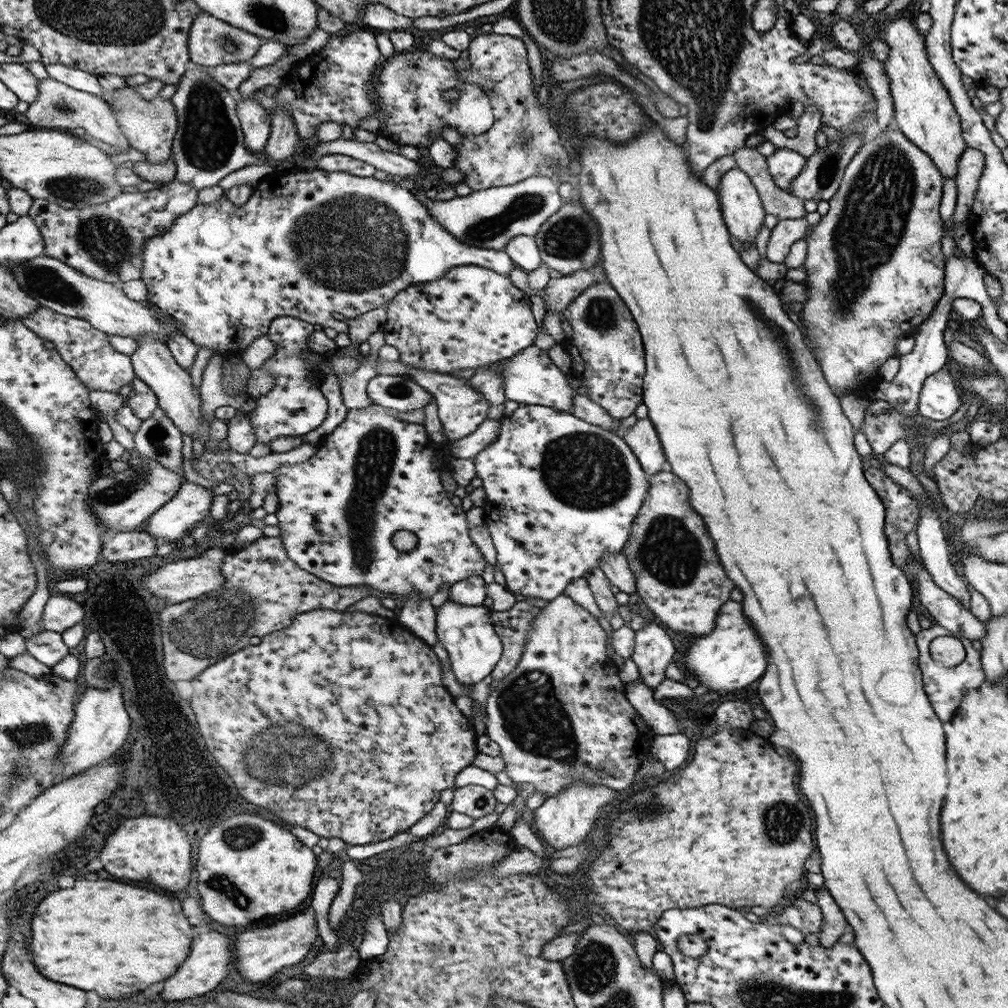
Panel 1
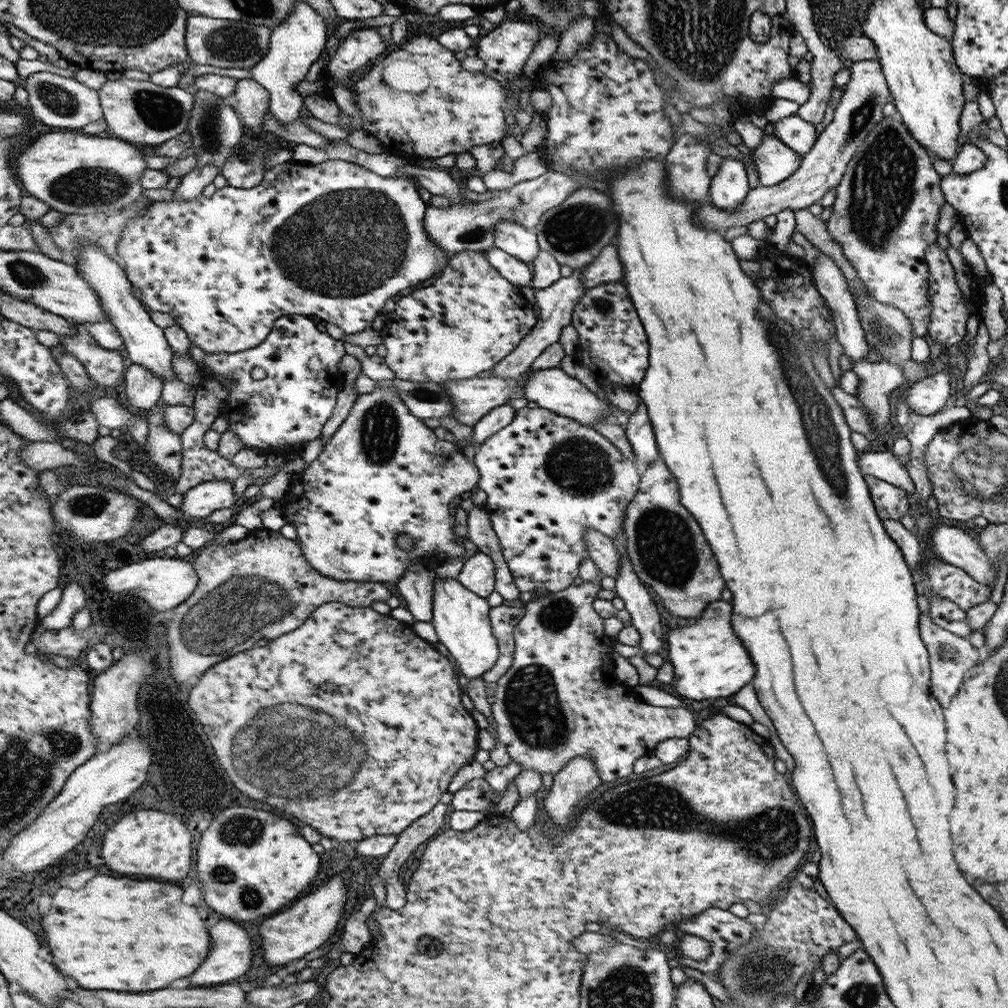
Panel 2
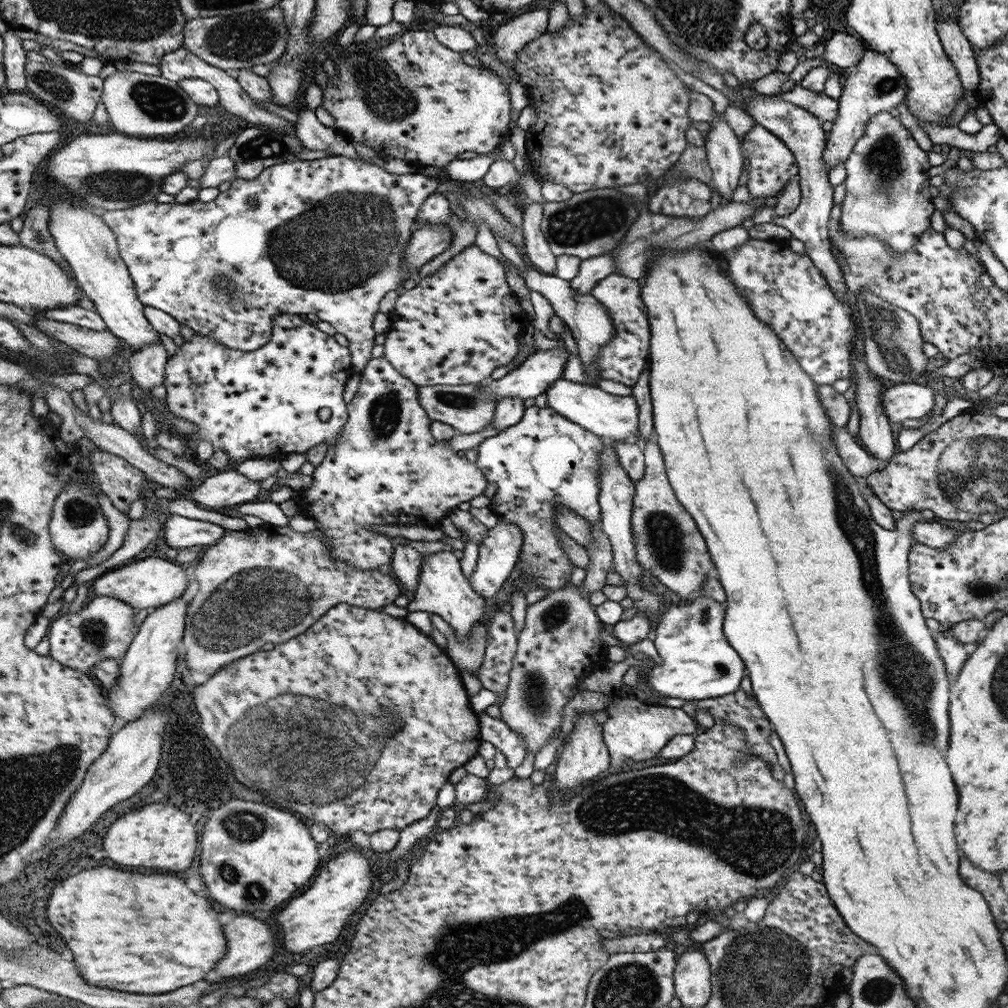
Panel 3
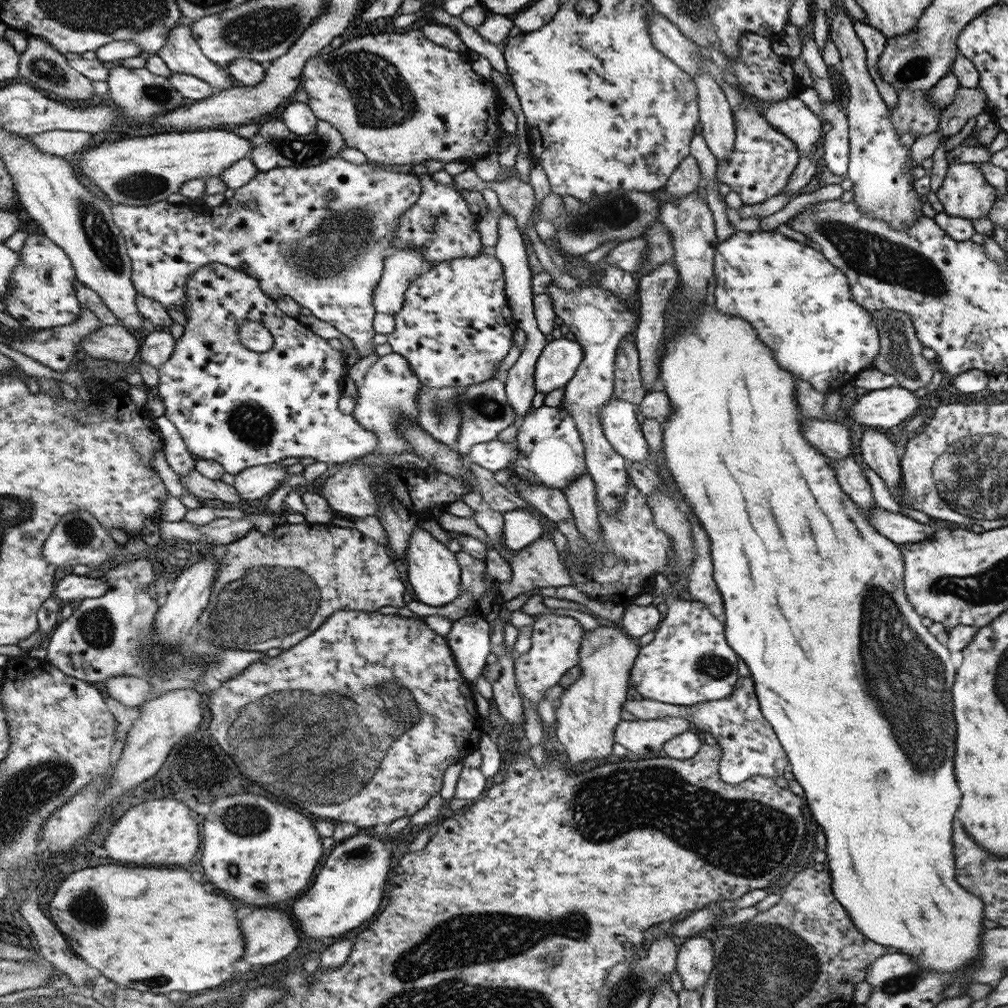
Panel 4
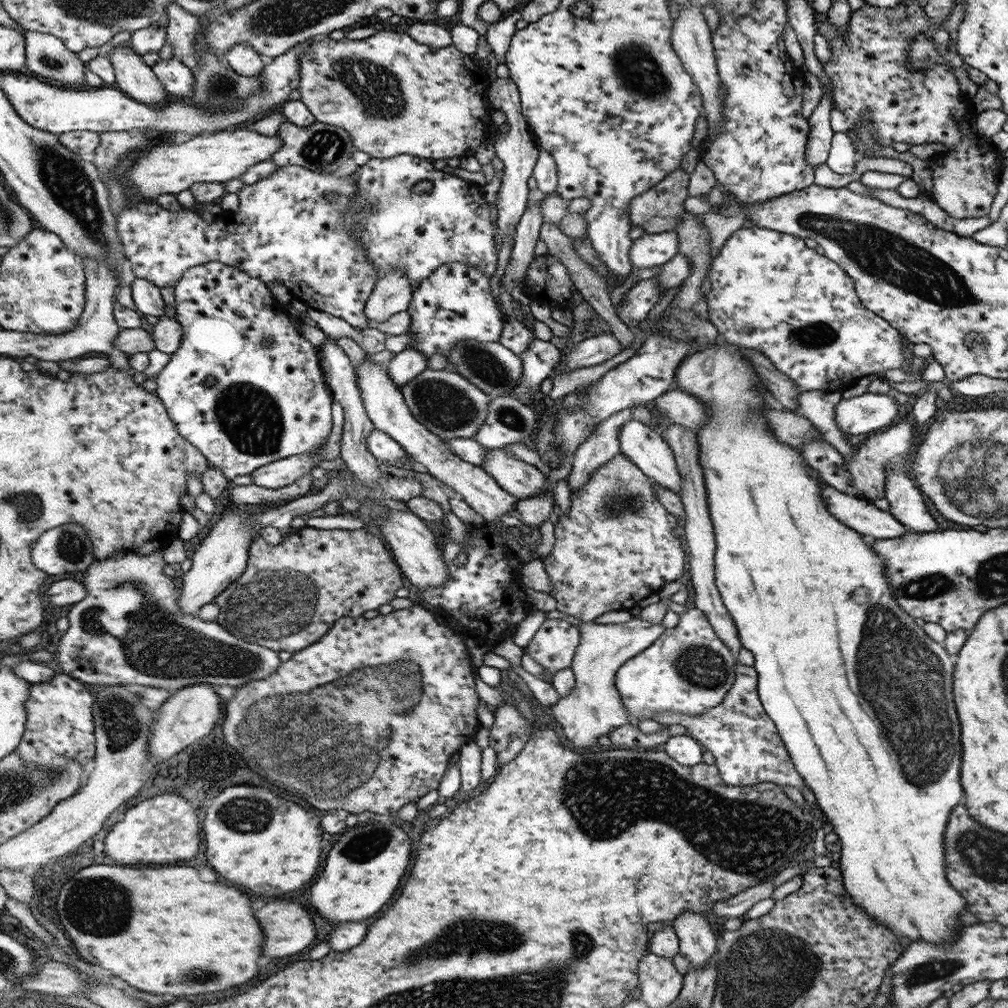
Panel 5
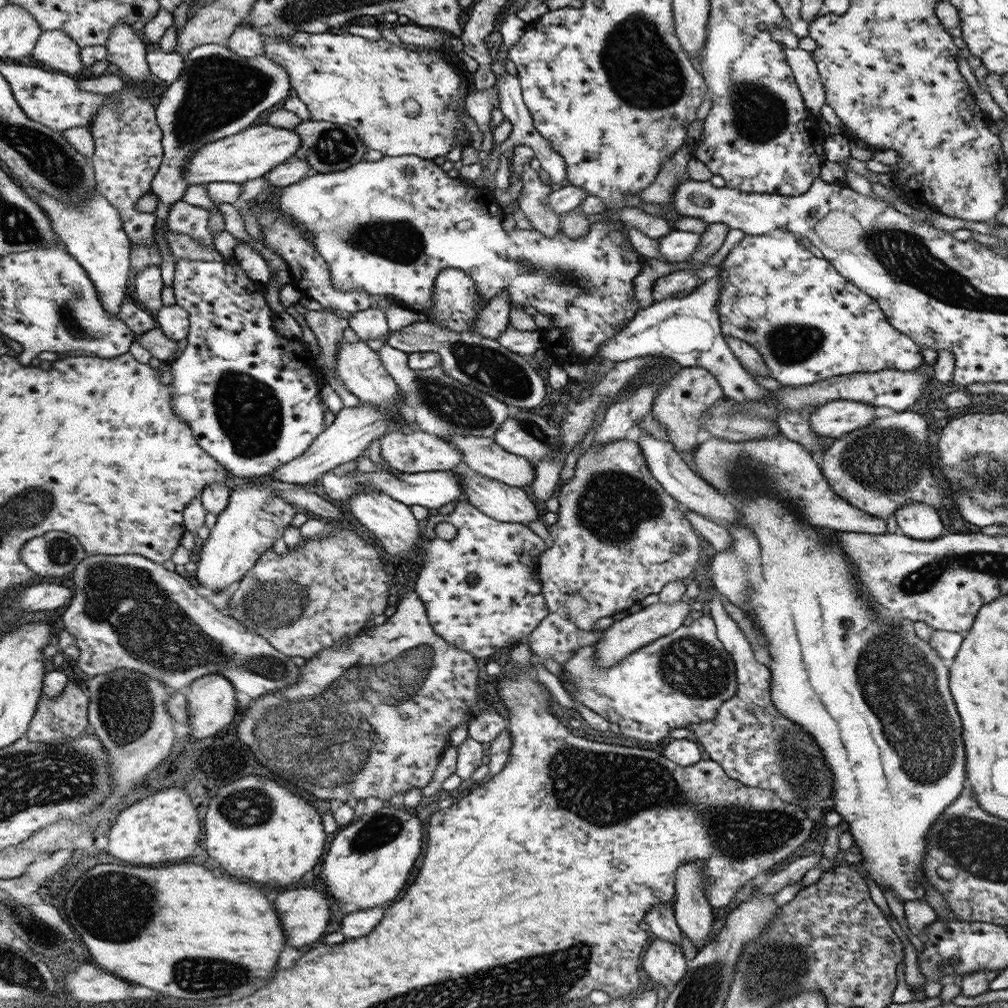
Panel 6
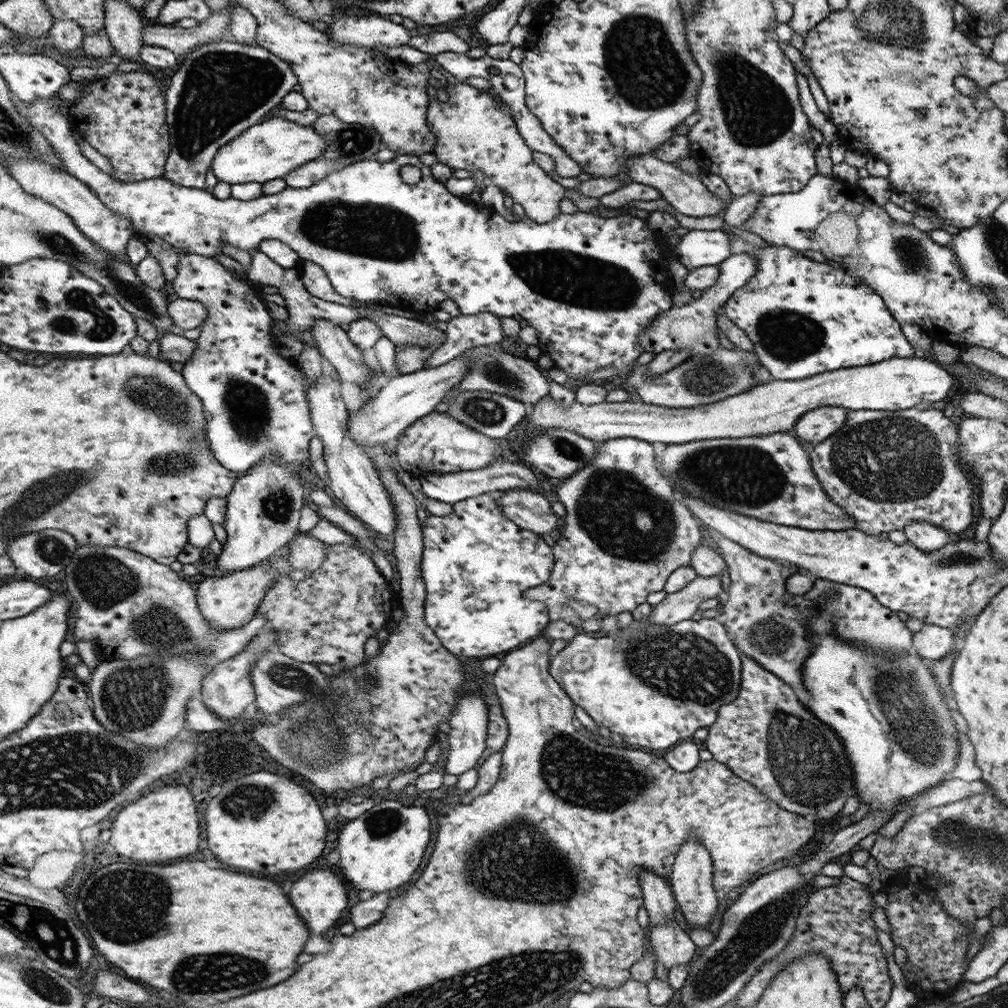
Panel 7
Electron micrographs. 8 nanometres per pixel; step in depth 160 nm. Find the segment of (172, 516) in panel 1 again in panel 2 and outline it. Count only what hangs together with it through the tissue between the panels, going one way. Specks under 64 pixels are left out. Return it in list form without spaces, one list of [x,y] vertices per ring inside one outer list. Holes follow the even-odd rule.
[[[214,479],[187,490],[183,494],[183,503],[176,510],[186,516],[202,519],[215,510],[232,507],[236,501],[233,482]]]

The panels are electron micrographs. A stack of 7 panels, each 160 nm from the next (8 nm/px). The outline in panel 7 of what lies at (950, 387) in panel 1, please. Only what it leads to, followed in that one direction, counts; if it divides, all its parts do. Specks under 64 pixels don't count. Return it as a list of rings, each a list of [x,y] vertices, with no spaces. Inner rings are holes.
[[[824,406],[805,412],[795,424],[794,435],[815,444],[830,438],[847,420],[848,408]]]

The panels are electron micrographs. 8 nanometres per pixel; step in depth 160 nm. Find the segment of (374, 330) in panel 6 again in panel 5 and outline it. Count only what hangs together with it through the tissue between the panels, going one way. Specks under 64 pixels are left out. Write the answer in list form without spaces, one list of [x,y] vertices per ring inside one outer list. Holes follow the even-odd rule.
[[[400,268],[378,279],[367,300],[366,314],[371,325],[386,322],[392,316],[408,311],[412,300],[412,285]]]

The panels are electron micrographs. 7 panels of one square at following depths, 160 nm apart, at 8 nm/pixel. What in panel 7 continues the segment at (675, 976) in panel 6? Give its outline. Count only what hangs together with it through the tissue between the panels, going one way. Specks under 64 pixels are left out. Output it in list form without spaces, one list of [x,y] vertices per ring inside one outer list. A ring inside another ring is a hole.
[[[676,919],[651,927],[650,930],[652,931],[652,936],[649,936],[650,947],[657,954],[658,963],[670,970],[673,966],[690,962],[697,946]]]

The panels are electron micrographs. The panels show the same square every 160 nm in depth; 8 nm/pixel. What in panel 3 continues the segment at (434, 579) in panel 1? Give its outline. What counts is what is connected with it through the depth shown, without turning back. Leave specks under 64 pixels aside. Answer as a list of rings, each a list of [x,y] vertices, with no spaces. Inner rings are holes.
[[[384,357],[372,358],[360,373],[358,392],[347,403],[349,422],[341,430],[337,443],[329,447],[320,466],[315,467],[312,485],[301,489],[303,496],[296,500],[300,514],[317,520],[316,530],[325,533],[333,557],[363,571],[390,565],[395,550],[390,536],[365,526],[424,526],[424,522],[444,518],[454,506],[469,502],[488,488],[487,475],[477,467],[472,455],[458,457],[448,441],[436,440],[431,435],[432,420],[420,402],[419,388],[404,378],[391,361]]]

